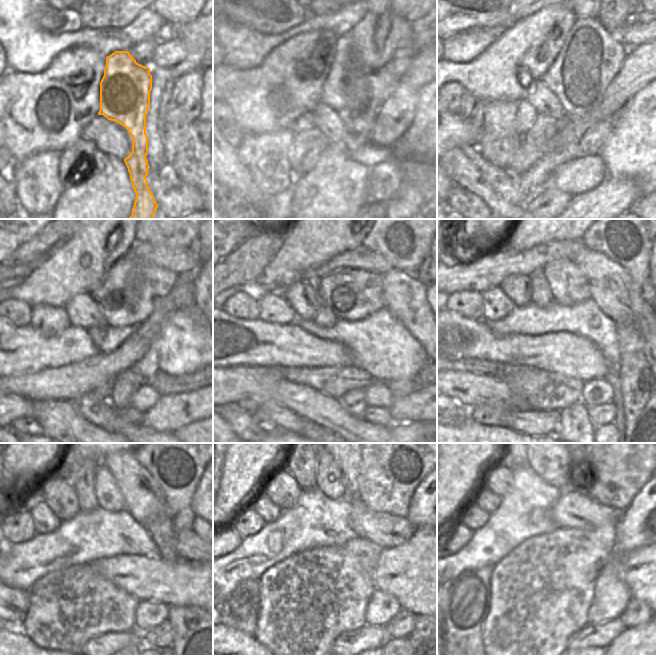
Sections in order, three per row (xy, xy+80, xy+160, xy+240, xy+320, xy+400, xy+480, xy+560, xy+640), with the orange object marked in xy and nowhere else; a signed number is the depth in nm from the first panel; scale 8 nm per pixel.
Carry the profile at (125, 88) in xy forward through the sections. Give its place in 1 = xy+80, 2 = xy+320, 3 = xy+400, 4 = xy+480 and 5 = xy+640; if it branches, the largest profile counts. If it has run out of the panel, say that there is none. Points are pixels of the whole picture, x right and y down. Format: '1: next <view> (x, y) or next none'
1: next xy+80 (359, 76)
2: next xy+320 (352, 294)
3: next xy+400 (569, 285)
4: next xy+480 (108, 494)
5: next xy+640 (552, 463)

